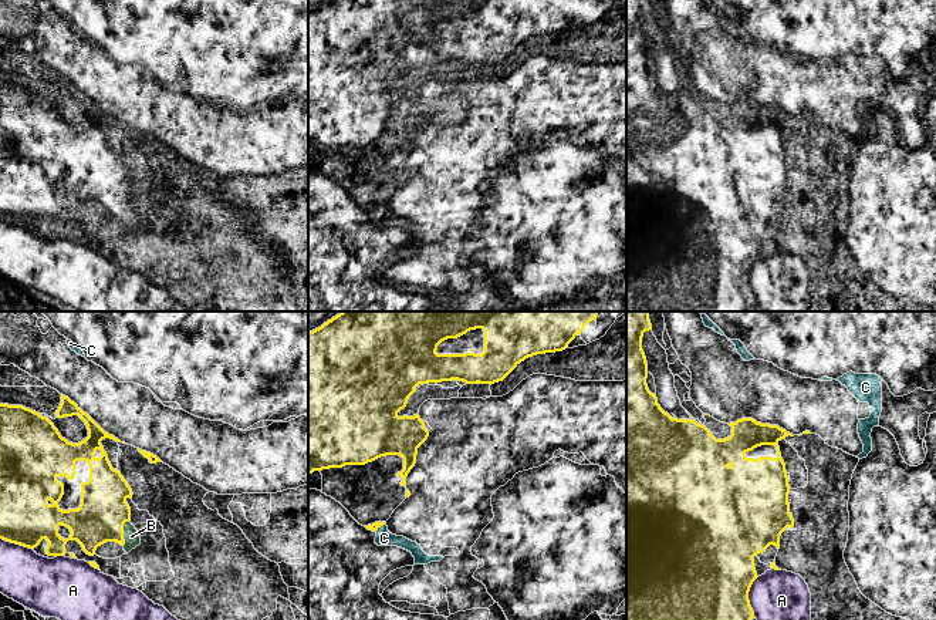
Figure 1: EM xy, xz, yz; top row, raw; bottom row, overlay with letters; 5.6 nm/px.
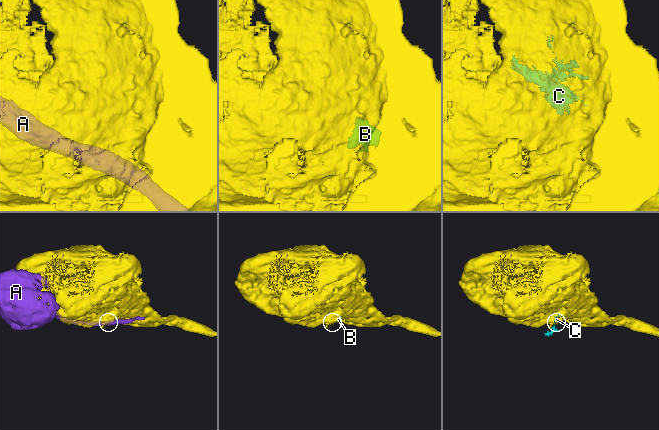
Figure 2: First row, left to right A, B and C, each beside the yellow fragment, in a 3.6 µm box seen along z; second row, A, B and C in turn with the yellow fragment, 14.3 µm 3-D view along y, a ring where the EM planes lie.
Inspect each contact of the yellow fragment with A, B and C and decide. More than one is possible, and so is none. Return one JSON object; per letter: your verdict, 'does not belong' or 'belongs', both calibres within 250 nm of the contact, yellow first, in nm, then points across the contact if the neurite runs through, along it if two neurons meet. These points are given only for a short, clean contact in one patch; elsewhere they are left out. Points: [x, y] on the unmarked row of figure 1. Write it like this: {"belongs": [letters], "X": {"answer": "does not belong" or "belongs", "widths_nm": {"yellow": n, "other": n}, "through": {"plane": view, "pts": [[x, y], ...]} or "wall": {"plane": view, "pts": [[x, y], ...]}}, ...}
{"belongs": ["B"], "A": {"answer": "does not belong", "widths_nm": {"yellow": 500, "other": 340}}, "B": {"answer": "belongs", "widths_nm": {"yellow": 280, "other": 90}}, "C": {"answer": "does not belong", "widths_nm": {"yellow": 50, "other": 100}, "wall": {"plane": "xz", "pts": [[384, 205], [374, 212]]}}}

